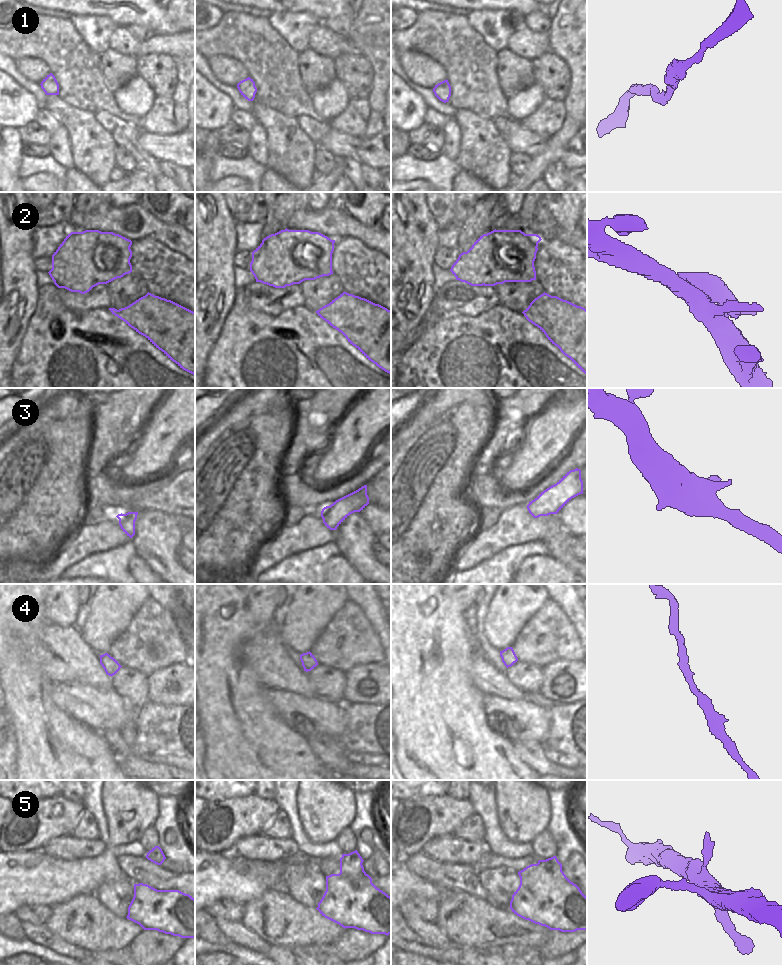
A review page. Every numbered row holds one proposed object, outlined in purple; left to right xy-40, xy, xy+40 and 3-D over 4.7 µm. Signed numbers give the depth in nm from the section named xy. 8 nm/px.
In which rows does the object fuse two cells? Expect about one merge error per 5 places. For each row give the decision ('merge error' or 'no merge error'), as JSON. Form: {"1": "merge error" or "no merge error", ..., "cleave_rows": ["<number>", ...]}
{"1": "no merge error", "2": "no merge error", "3": "no merge error", "4": "no merge error", "5": "no merge error", "cleave_rows": []}

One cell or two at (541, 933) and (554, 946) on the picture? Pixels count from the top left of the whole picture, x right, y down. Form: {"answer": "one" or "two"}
{"answer": "two"}

